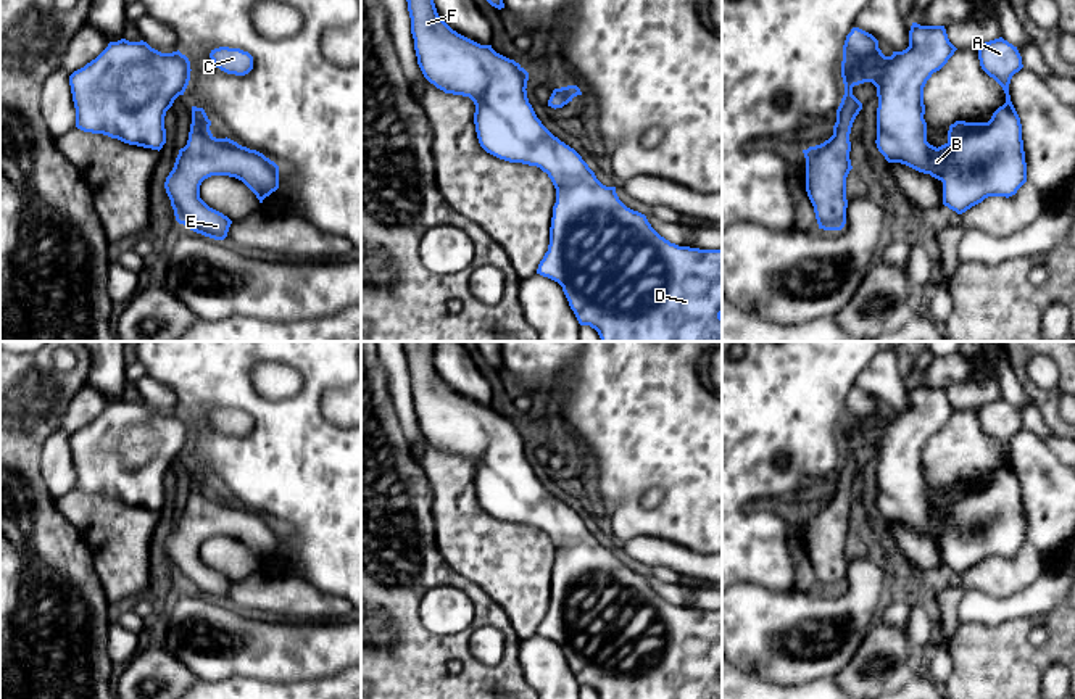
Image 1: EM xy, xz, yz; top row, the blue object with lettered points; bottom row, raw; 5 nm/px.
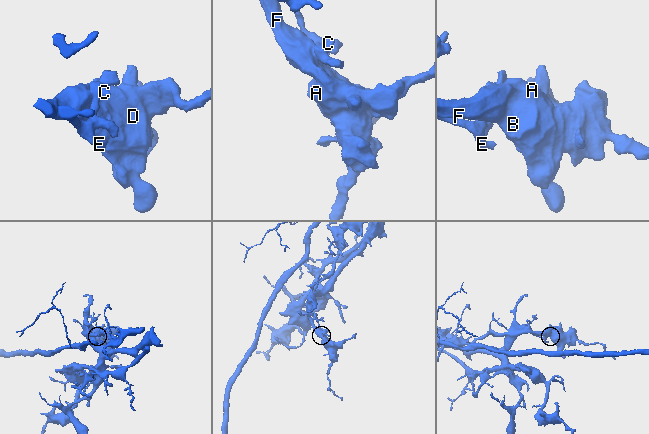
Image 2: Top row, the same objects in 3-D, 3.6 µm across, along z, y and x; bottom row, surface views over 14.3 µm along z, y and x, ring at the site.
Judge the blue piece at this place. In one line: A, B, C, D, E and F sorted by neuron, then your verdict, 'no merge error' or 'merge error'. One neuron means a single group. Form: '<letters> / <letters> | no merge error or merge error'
A B C D F / E | merge error

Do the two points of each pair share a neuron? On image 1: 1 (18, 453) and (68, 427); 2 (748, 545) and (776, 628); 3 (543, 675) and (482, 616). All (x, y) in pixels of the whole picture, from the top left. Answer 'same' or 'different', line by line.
1: different
2: different
3: different

